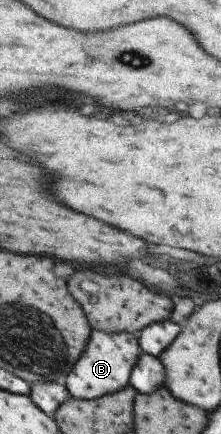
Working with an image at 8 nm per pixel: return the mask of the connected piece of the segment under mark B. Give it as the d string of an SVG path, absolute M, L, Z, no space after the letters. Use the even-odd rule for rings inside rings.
M91 330L83 353L77 357L71 373L67 373L61 383L64 384L70 397L75 399L91 400L107 393L115 393L123 389L123 385L128 385L129 371L140 353L134 334Z

